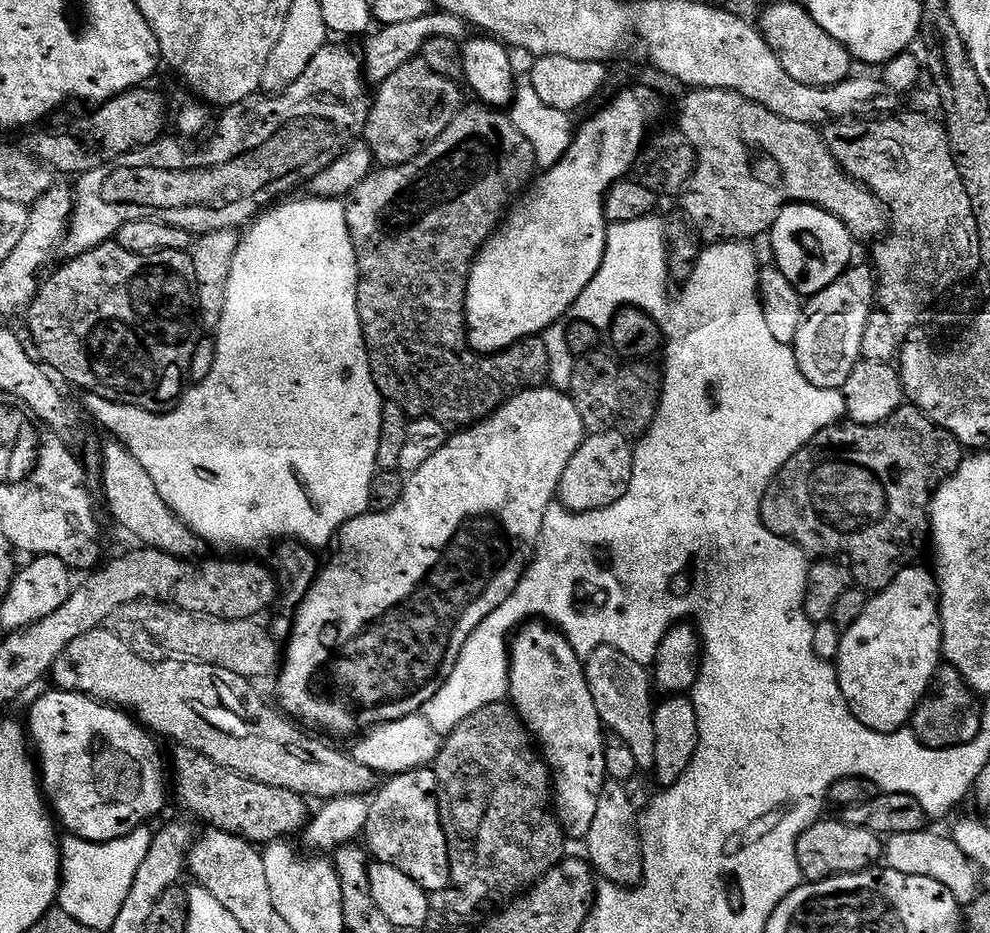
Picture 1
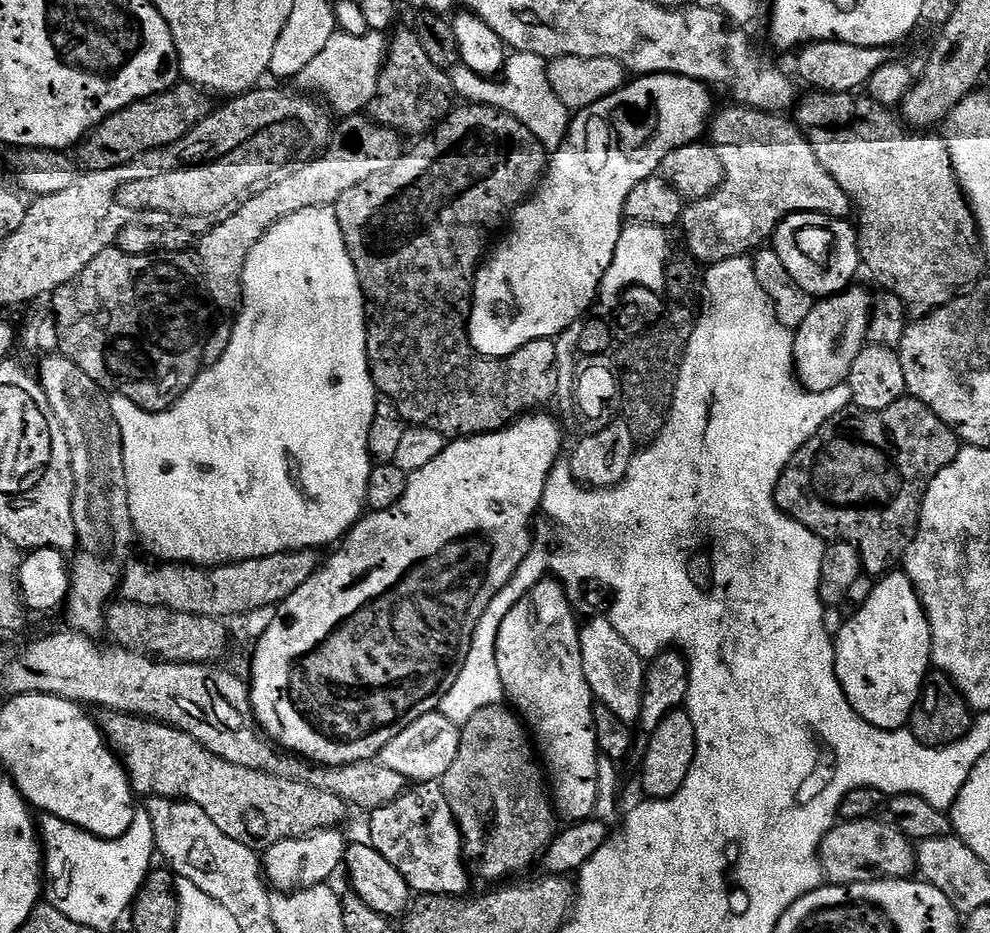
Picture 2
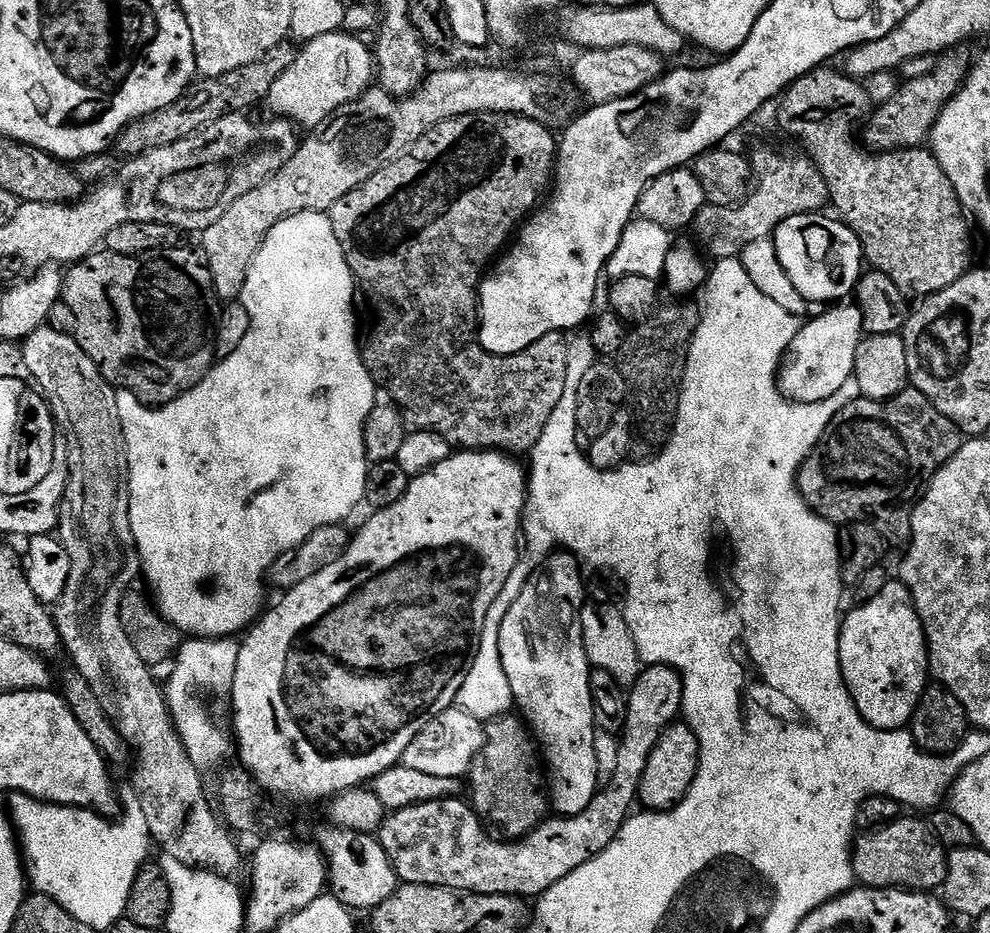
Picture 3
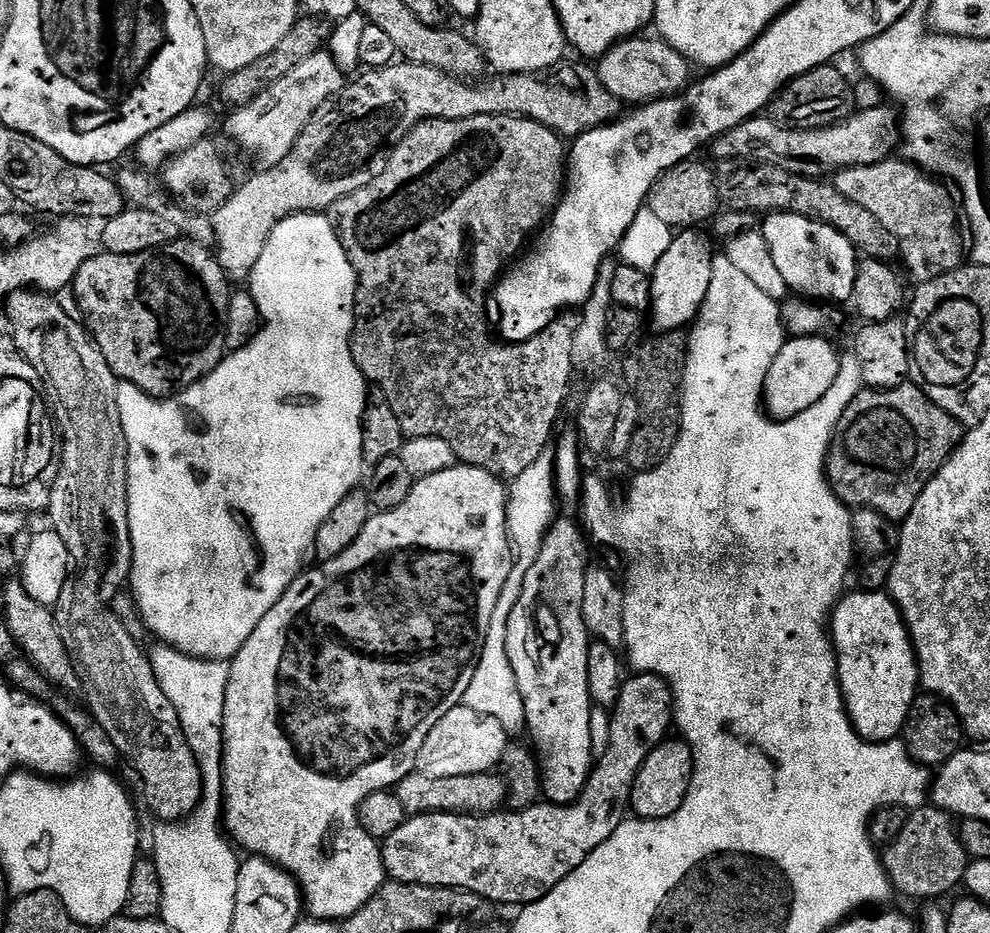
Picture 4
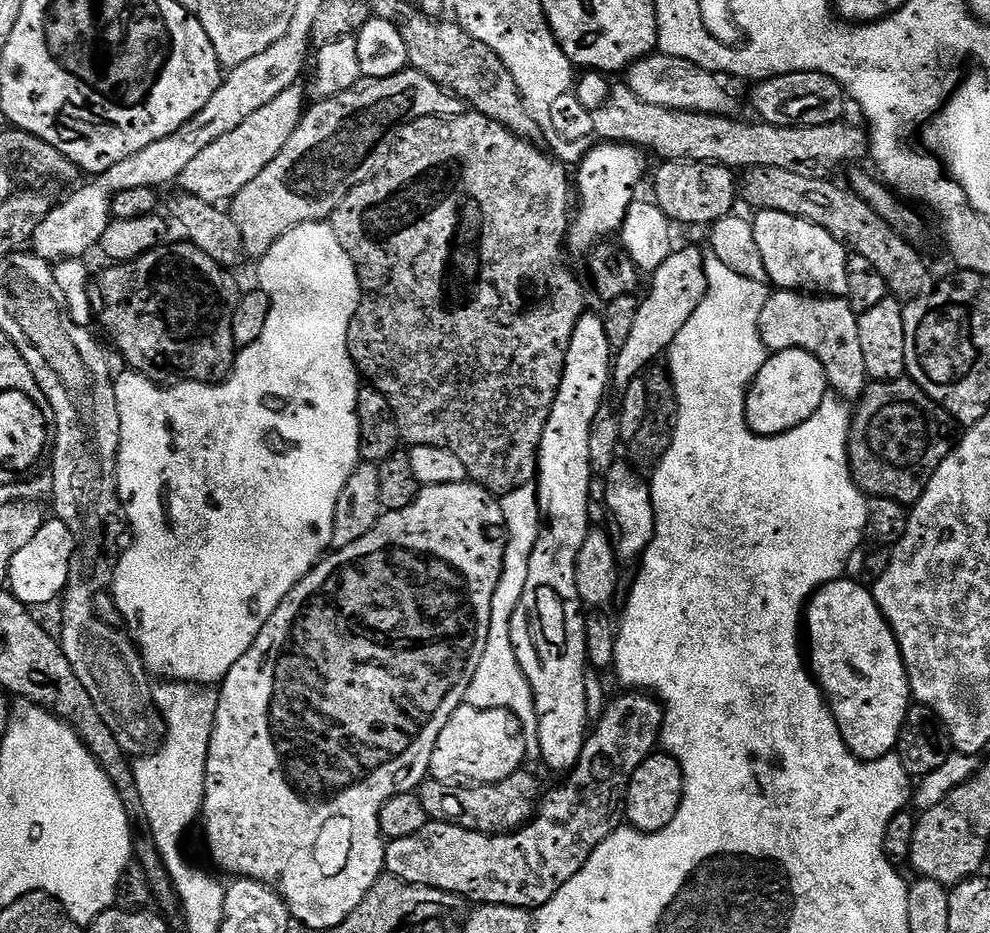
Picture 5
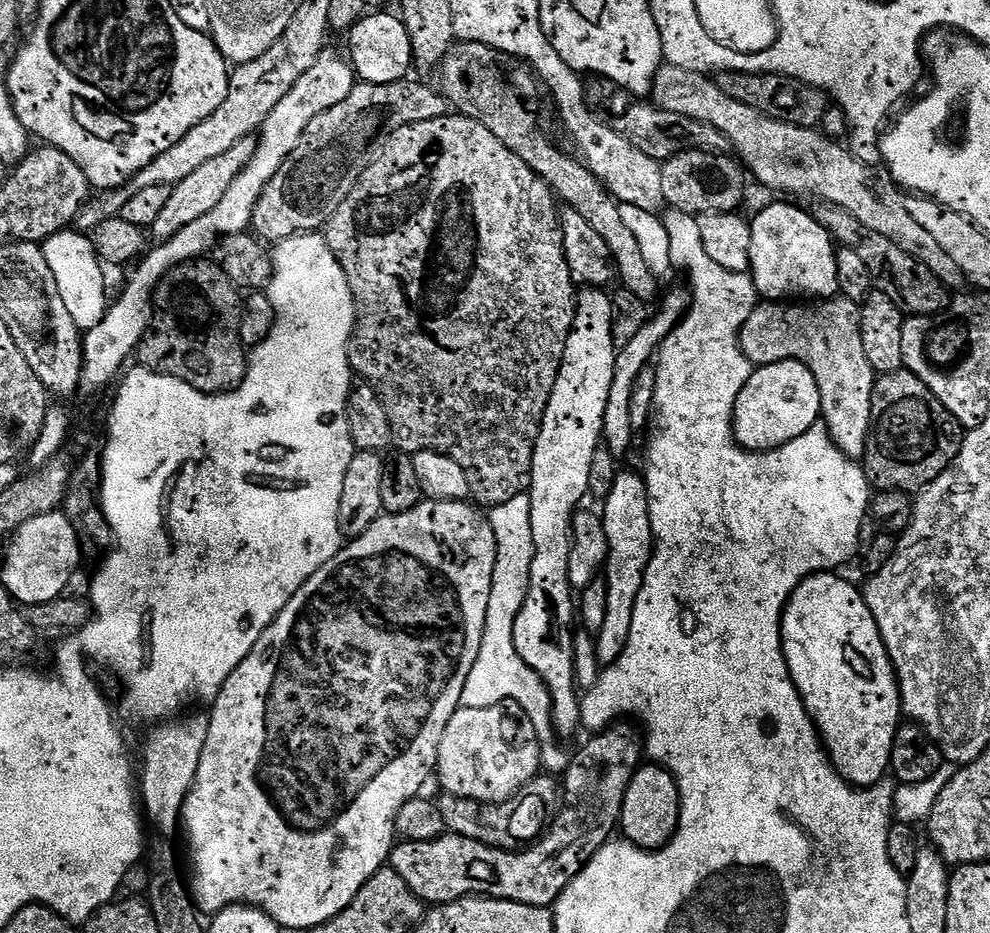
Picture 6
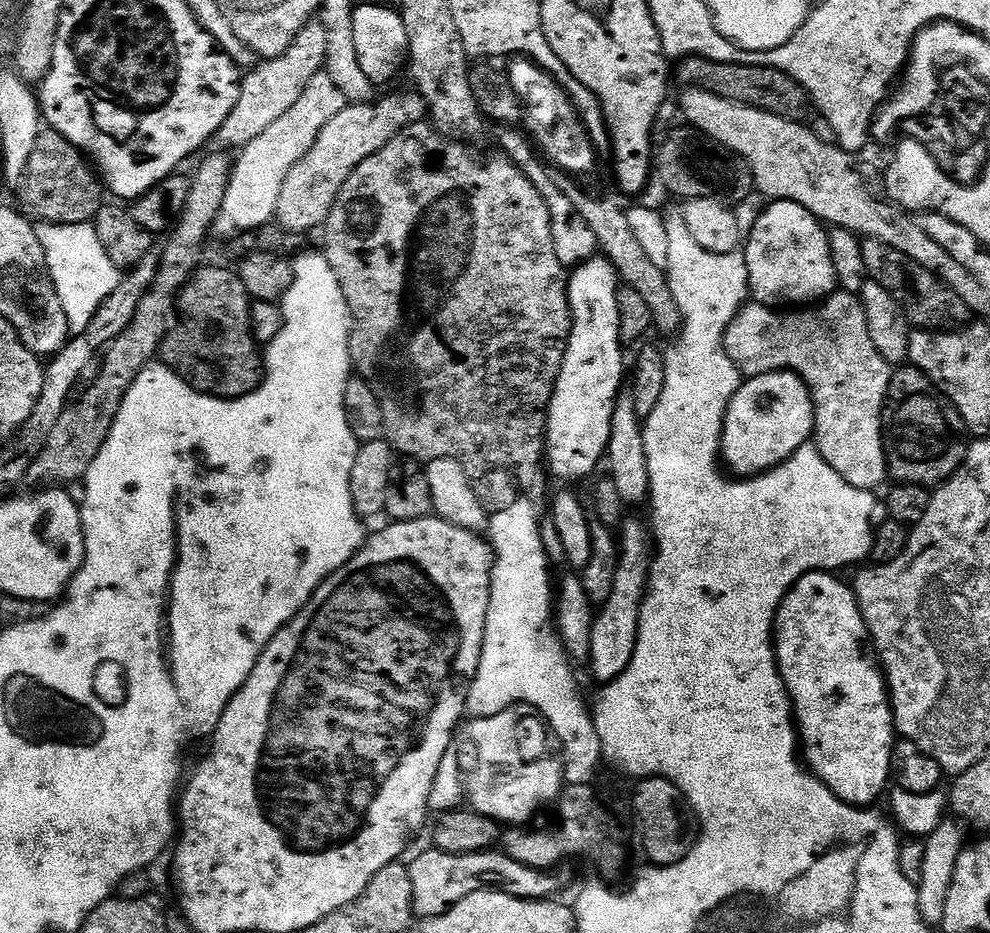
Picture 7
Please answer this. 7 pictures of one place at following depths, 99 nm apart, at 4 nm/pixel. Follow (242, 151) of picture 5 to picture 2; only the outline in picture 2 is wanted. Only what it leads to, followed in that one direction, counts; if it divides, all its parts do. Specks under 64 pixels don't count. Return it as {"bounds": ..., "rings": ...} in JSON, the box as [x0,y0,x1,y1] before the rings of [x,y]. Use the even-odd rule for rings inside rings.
{"bounds":[294,30,388,117],"rings":[[[338,30],[326,42],[325,49],[294,78],[295,85],[298,84],[299,91],[319,94],[341,117],[359,115],[377,94],[378,78],[387,61],[388,46],[387,37],[381,32],[370,30],[360,36]]]}

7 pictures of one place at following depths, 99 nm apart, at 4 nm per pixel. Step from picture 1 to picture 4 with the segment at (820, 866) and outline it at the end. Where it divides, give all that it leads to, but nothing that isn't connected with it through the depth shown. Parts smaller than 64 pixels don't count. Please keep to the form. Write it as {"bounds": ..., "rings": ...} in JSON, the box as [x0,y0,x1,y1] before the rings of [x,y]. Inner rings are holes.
{"bounds":[882,806,970,902],"rings":[[[931,806],[915,809],[909,815],[902,834],[898,834],[892,845],[882,852],[882,865],[893,889],[899,895],[901,892],[916,900],[928,900],[924,902],[935,901],[932,900],[935,896],[944,896],[955,888],[959,889],[969,863],[970,857],[964,851],[953,817]]]}

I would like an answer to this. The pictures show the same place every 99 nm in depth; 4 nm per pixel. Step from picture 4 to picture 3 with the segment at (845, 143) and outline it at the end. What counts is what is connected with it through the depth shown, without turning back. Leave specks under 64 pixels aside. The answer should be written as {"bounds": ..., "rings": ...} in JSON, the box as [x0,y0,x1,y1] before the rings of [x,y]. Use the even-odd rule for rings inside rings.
{"bounds":[862,46,974,153],"rings":[[[964,46],[949,50],[943,53],[935,61],[937,64],[933,63],[923,76],[912,76],[905,84],[903,81],[897,87],[894,98],[879,105],[867,117],[862,128],[863,147],[873,153],[903,152],[905,148],[921,147],[931,137],[934,122],[938,122],[944,107],[956,97],[958,90],[964,85],[968,69],[974,63],[973,57],[971,55],[968,57],[967,50],[968,48]]]}

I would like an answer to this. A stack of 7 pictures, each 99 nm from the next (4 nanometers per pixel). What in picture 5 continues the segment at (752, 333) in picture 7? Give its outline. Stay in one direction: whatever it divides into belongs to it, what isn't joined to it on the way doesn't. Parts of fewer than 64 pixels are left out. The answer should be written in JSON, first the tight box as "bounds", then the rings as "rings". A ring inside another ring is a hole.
{"bounds":[760,290,866,402],"rings":[[[776,290],[769,295],[760,315],[760,337],[769,353],[797,348],[814,354],[814,358],[822,362],[829,385],[837,388],[841,397],[849,396],[844,398],[856,402],[866,387],[859,325],[858,313],[848,305],[847,299],[817,298],[800,290]]]}

